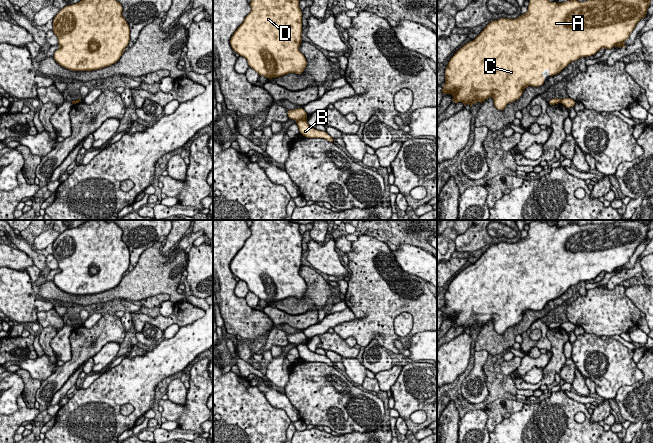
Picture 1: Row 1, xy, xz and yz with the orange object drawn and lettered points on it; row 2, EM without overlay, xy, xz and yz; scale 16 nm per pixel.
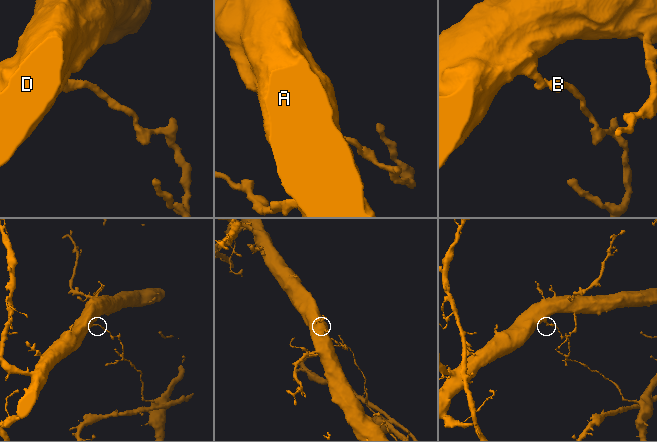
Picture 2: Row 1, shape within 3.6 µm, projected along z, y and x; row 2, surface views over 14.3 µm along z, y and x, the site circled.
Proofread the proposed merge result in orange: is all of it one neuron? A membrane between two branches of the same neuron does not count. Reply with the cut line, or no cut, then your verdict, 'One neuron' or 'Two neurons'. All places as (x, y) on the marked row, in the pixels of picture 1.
Split along xz (305, 119), (297, 121). Two neurons

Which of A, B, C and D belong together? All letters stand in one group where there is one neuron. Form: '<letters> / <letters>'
A C D / B

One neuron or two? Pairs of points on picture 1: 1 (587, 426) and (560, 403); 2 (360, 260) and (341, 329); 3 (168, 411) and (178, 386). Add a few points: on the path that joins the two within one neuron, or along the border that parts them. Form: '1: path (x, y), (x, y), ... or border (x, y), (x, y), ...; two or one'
1: path (579, 426), (576, 426), (563, 411); one
2: path (368, 281), (368, 317), (362, 323); one
3: border (188, 390), (183, 404), (175, 404), (168, 399); two

